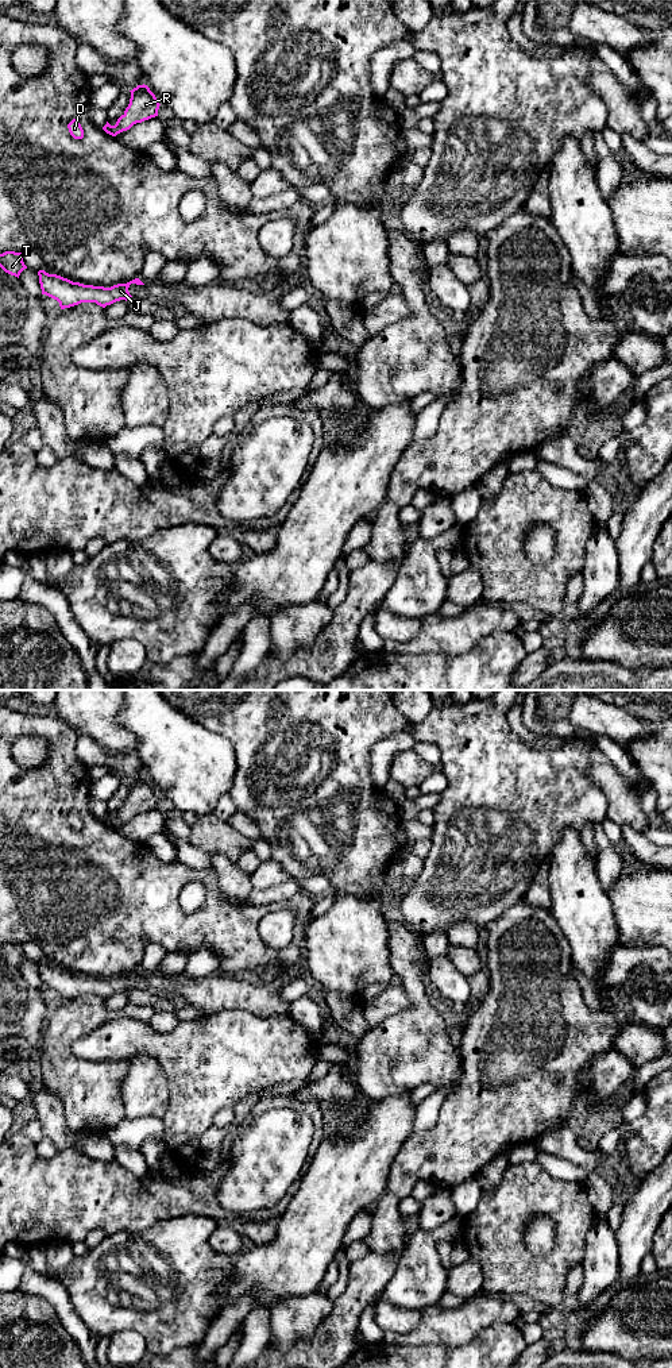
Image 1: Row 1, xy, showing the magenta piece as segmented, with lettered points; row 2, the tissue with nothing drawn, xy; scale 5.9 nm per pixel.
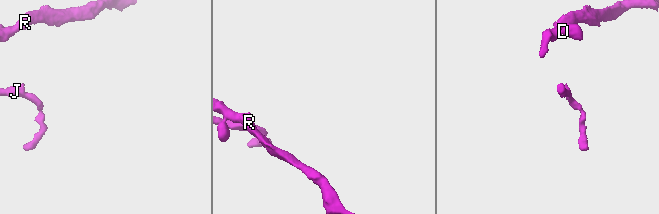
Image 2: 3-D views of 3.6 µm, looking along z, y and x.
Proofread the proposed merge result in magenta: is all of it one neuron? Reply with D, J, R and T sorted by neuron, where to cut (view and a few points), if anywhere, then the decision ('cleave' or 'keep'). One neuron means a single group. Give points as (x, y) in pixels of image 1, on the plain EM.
D J R T | no cut | keep

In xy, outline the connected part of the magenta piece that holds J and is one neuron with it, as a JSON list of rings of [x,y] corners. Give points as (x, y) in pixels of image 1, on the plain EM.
[[[45,962],[38,963],[42,986],[46,986],[59,994],[61,1001],[78,997],[81,994],[96,994],[105,999],[120,991],[132,989],[128,983],[131,975],[144,976],[139,970],[127,975],[117,975],[111,979],[84,976],[73,974],[57,966],[49,966]]]

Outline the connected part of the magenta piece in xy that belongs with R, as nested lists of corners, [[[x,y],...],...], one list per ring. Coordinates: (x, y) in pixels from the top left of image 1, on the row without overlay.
[[[138,777],[130,783],[130,795],[124,805],[117,810],[116,816],[111,817],[107,813],[107,816],[103,818],[103,821],[112,828],[130,821],[136,814],[158,808],[161,795],[147,777]]]

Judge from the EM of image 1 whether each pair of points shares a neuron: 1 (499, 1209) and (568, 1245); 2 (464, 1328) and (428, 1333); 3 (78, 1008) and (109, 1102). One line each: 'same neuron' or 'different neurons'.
1: same neuron
2: same neuron
3: same neuron

